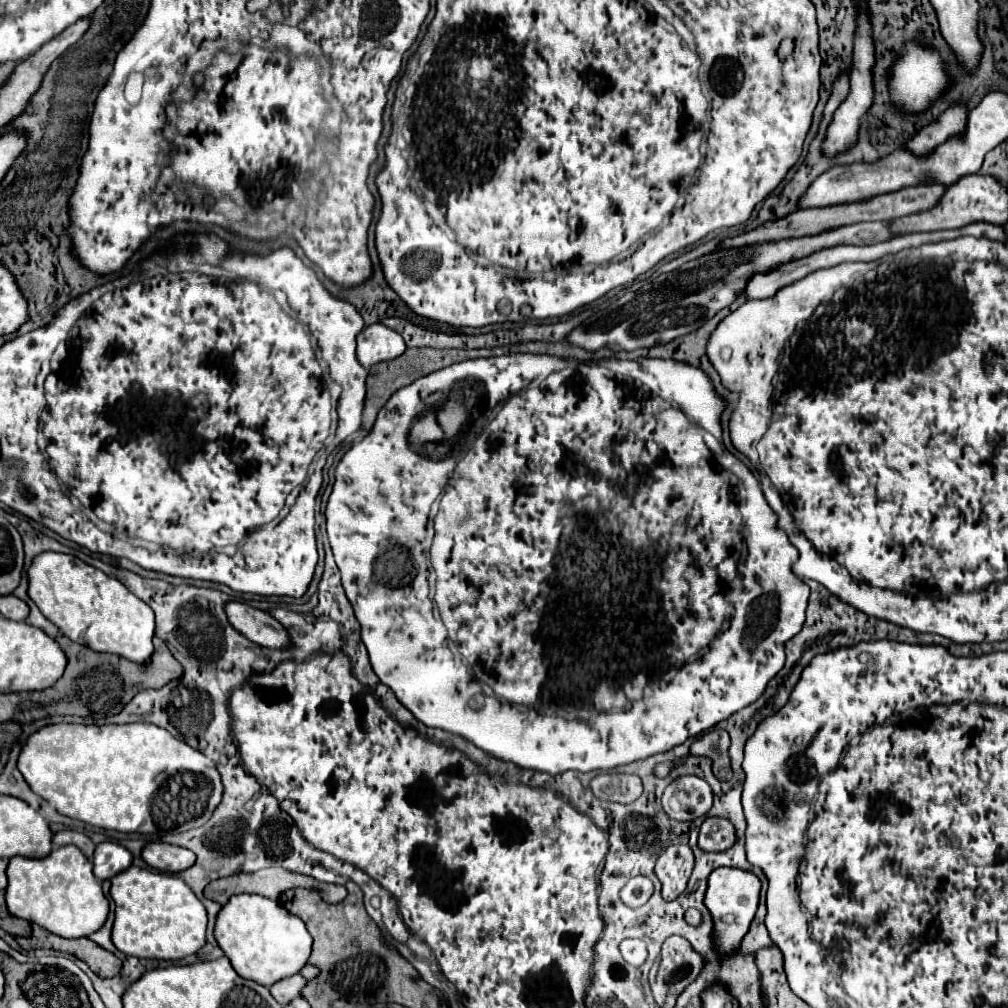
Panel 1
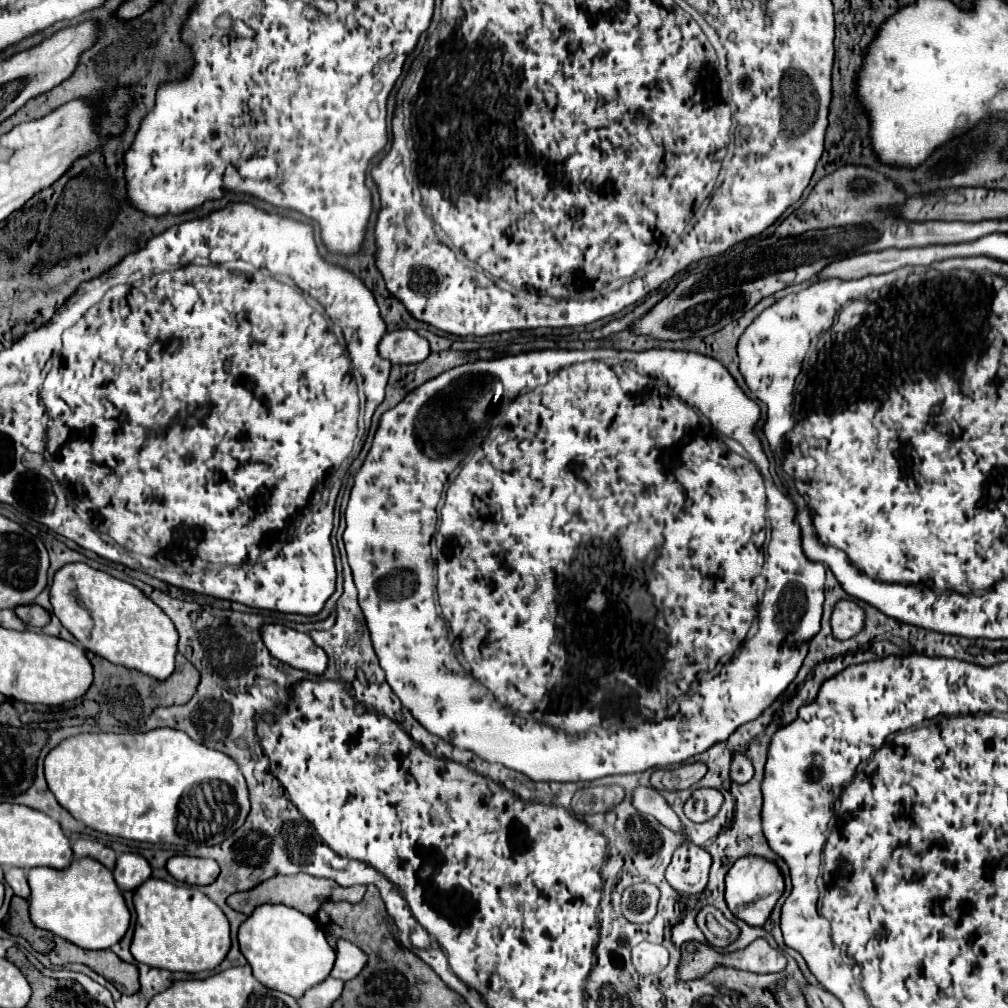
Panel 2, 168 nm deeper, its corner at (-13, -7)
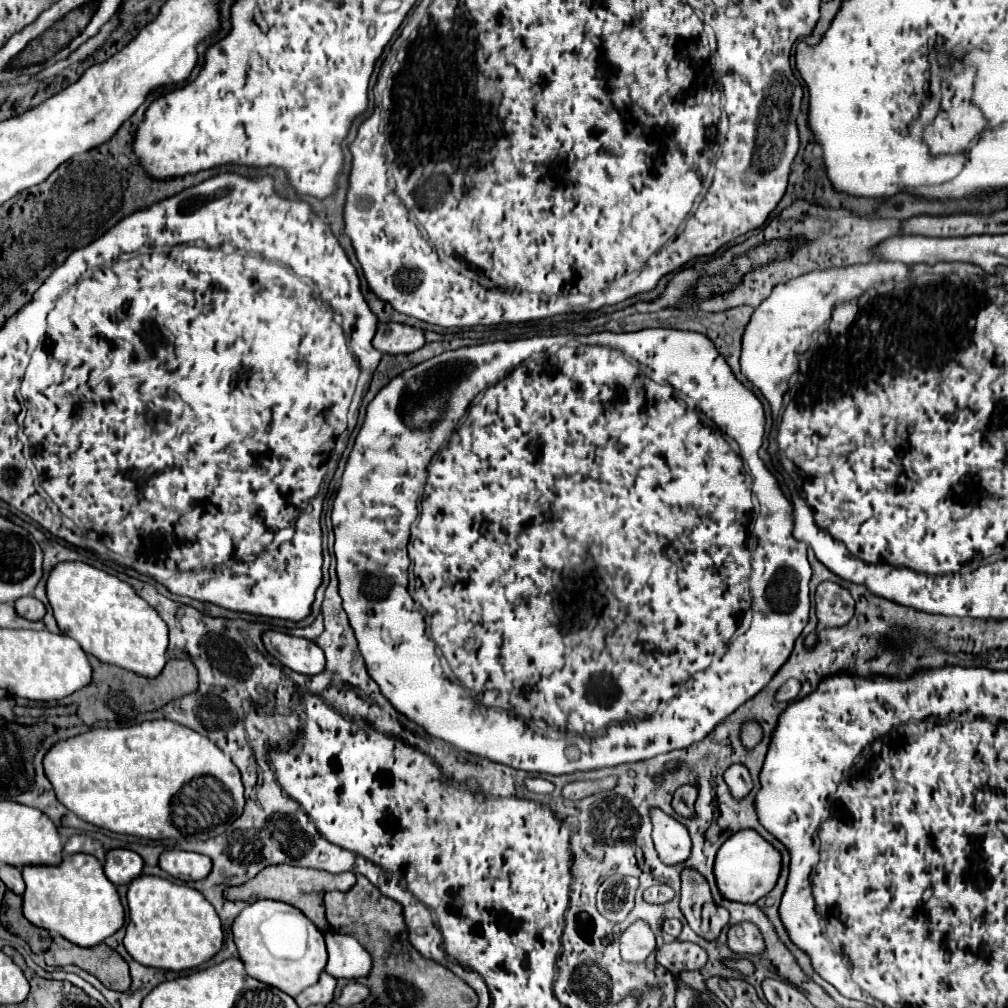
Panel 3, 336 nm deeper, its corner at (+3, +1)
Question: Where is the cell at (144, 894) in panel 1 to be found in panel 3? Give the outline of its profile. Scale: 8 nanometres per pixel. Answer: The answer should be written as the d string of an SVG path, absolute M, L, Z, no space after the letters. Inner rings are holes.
M138 876L128 888L130 924L126 928L124 946L128 954L144 964L162 970L190 970L208 962L220 952L224 934L214 906L184 882L158 876Z

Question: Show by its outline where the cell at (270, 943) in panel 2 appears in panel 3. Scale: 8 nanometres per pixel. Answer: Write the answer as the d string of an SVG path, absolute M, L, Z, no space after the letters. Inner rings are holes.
M256 900L248 908L244 908L242 914L234 920L232 932L234 932L234 942L238 946L238 952L240 952L240 960L246 966L246 972L252 978L256 978L268 986L280 988L282 992L286 992L292 998L296 998L304 988L316 984L316 980L320 978L320 974L324 972L324 966L328 962L324 932L320 928L316 928L298 908L294 908L286 902Z

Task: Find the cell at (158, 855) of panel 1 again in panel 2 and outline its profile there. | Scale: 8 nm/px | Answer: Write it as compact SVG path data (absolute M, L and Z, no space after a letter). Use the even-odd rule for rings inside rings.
M172 856L166 864L166 870L180 882L186 884L212 884L220 872L218 864L208 858L194 858L194 856Z

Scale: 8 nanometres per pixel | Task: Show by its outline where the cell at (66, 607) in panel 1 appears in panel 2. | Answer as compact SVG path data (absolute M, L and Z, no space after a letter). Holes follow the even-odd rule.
M66 564L54 574L52 588L50 588L50 604L54 608L54 614L62 622L62 626L86 650L92 650L94 654L110 660L112 664L134 668L156 680L166 680L174 672L178 632L172 626L172 620L148 596L144 596L136 586L116 580L114 576L110 576L106 572L94 570L88 564Z

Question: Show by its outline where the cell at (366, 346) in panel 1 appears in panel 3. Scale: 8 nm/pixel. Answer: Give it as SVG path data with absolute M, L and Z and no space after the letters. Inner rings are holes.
M398 322L380 324L372 340L372 346L384 354L410 354L414 350L420 350L424 344L426 340L420 328Z

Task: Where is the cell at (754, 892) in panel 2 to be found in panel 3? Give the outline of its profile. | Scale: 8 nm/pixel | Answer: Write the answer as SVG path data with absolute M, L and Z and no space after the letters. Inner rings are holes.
M740 830L732 838L728 838L718 850L714 874L724 898L732 902L752 904L764 898L776 886L780 868L782 868L782 856L770 842L766 842L758 832Z

